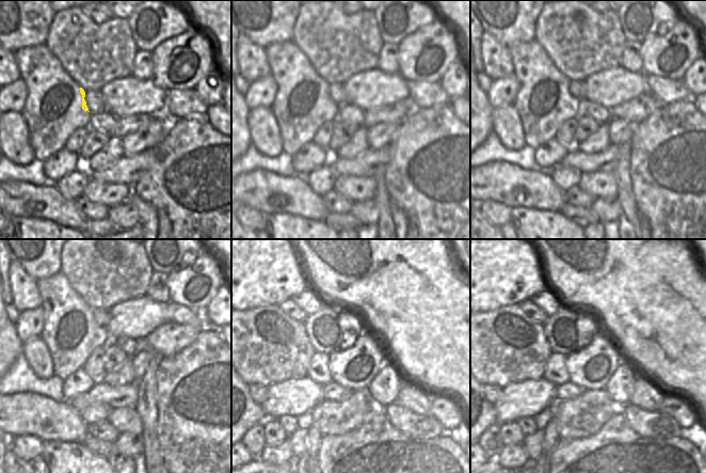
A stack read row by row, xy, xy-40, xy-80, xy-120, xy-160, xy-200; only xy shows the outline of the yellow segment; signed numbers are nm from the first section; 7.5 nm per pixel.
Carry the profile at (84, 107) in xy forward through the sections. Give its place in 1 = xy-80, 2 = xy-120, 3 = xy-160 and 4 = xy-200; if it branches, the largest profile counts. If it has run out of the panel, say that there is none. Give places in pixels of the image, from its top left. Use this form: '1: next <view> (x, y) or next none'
1: next xy-80 (566, 103)
2: next xy-120 (90, 336)
3: next xy-160 (336, 334)
4: next xy-200 (575, 334)

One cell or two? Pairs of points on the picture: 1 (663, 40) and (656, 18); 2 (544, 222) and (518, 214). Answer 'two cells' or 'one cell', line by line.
1: two cells
2: one cell

